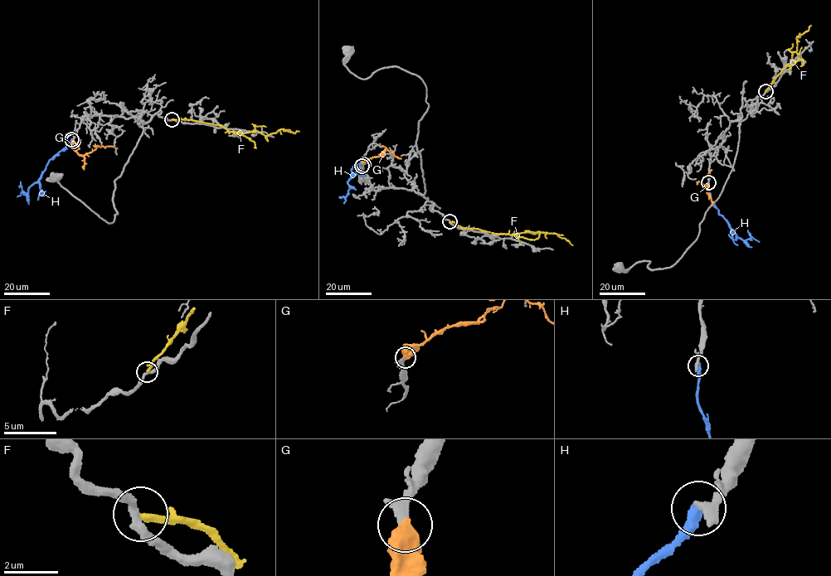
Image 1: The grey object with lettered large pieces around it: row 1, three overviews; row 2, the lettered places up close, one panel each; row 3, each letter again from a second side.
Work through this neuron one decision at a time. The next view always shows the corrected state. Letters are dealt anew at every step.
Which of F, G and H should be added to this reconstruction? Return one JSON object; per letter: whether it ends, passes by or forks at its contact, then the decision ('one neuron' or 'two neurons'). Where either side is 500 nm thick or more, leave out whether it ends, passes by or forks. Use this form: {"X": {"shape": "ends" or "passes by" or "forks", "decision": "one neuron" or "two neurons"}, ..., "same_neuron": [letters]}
{"F": {"shape": "ends", "decision": "two neurons"}, "G": {"decision": "one neuron"}, "H": {"shape": "ends", "decision": "two neurons"}, "same_neuron": ["G"]}

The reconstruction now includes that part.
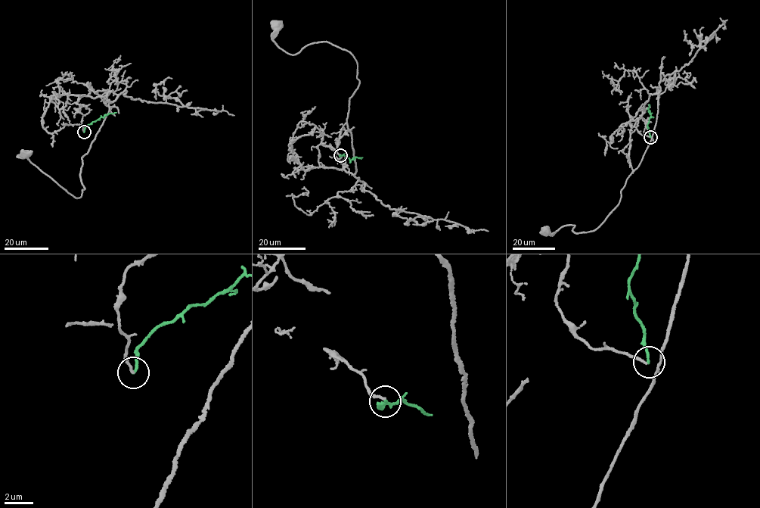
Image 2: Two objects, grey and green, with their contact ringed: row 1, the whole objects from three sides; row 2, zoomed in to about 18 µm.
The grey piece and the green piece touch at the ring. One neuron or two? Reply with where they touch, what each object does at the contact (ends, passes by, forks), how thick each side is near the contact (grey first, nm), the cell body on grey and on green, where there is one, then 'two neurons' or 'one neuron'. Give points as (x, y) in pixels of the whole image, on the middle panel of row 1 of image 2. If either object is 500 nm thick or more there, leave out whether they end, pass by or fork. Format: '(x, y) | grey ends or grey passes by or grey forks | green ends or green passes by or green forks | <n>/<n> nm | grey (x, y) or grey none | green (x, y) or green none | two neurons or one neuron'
(340, 155) | grey ends | green ends | 200/180 nm | grey (277, 26) | green none | two neurons

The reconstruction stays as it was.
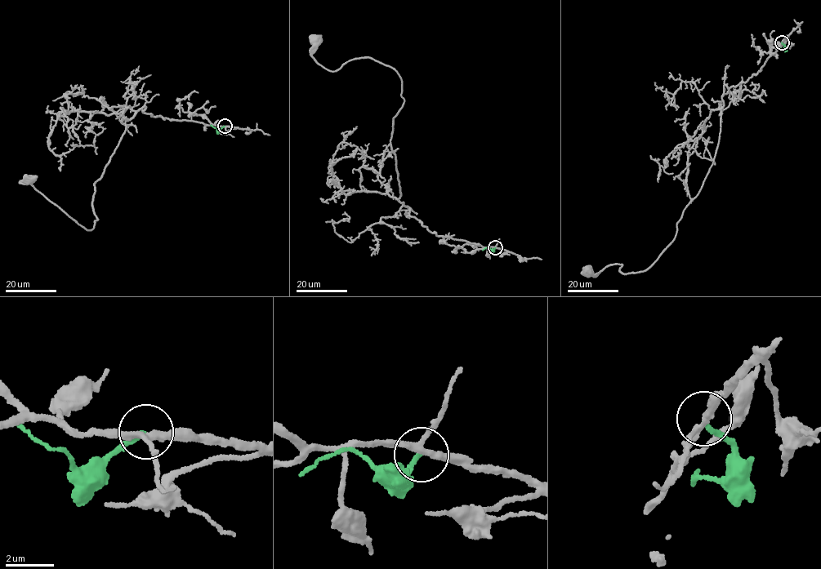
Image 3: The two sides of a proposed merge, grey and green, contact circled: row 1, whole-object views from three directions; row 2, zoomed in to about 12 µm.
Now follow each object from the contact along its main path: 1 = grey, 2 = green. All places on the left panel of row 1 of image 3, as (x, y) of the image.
1: (225, 126), (152, 116), (142, 108), (125, 122), (94, 184), (97, 220), (90, 229), (21, 180), (29, 180)
2: (225, 126), (218, 130), (211, 124)

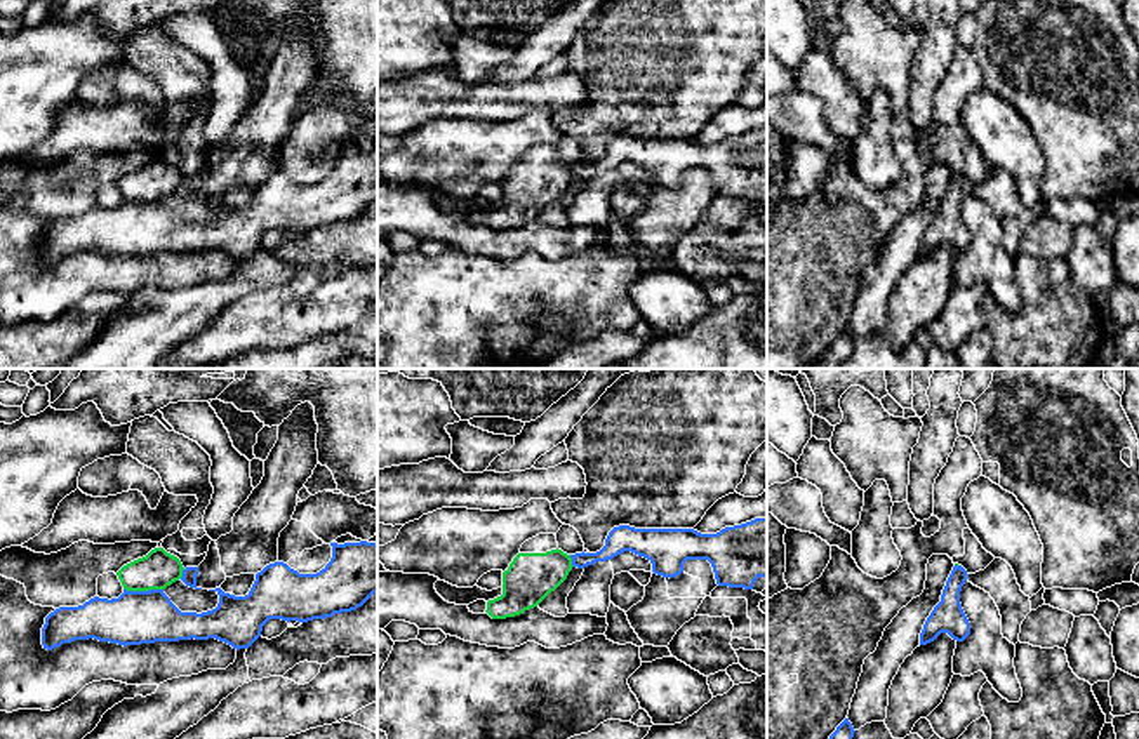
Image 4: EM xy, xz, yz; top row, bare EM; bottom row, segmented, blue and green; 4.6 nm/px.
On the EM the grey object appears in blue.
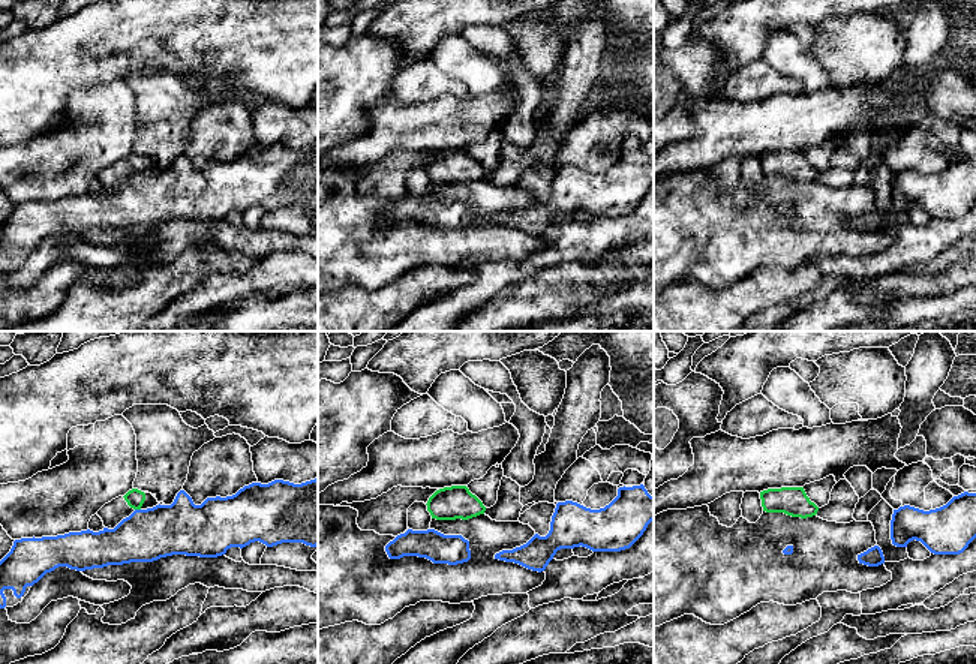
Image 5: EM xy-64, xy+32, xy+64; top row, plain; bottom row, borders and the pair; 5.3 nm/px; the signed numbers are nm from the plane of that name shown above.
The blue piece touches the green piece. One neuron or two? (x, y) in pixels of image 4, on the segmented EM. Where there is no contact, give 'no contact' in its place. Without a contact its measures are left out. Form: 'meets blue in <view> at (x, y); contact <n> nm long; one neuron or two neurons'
meets blue in xy at (143, 592); contact 180 nm long; two neurons

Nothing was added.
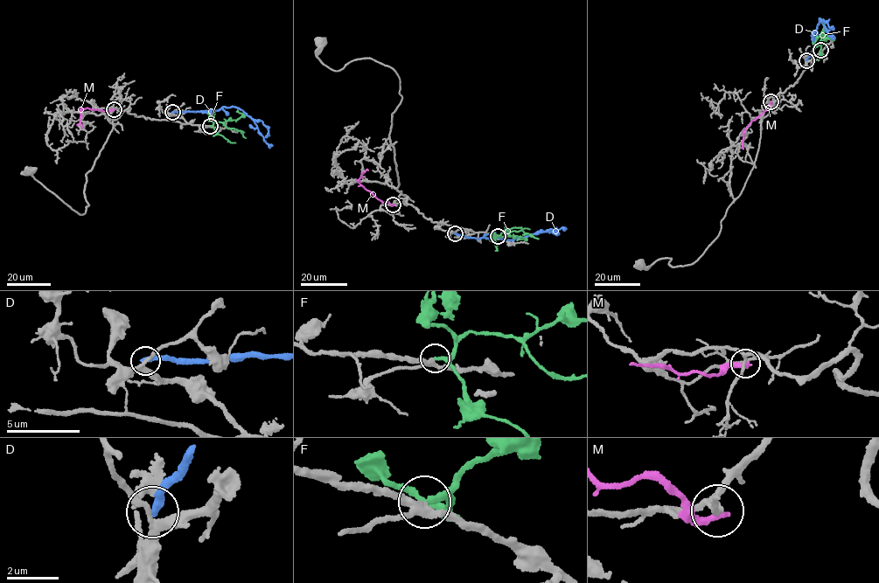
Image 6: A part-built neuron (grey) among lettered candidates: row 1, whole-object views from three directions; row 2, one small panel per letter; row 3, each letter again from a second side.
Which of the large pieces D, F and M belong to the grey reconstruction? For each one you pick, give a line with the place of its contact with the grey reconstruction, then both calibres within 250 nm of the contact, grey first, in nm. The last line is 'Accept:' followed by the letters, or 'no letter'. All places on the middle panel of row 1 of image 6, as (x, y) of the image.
F: (498, 236) | 260/170 nm
Accept: F

